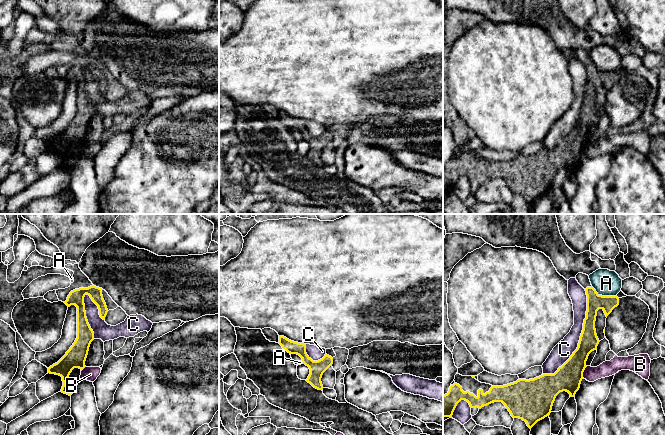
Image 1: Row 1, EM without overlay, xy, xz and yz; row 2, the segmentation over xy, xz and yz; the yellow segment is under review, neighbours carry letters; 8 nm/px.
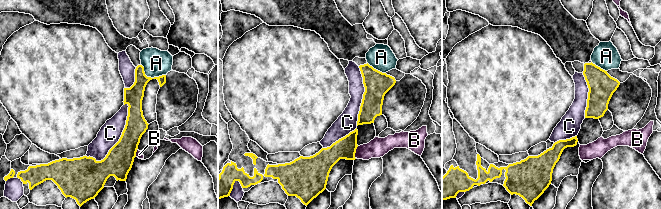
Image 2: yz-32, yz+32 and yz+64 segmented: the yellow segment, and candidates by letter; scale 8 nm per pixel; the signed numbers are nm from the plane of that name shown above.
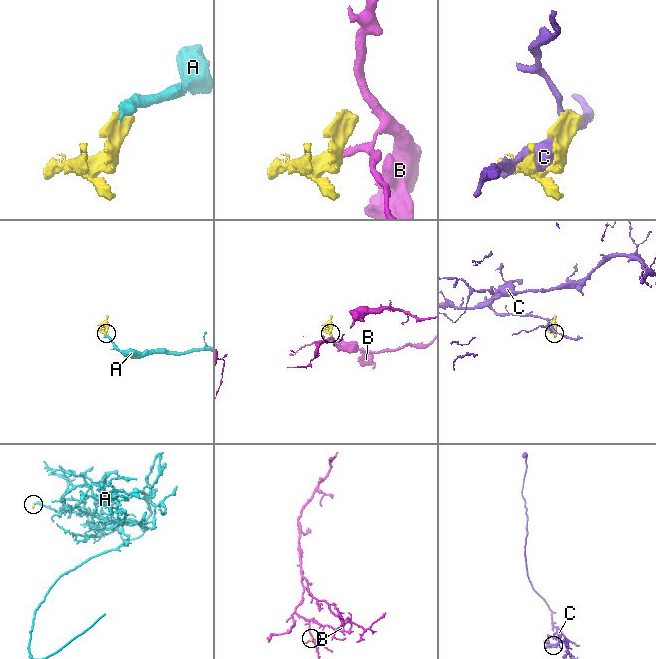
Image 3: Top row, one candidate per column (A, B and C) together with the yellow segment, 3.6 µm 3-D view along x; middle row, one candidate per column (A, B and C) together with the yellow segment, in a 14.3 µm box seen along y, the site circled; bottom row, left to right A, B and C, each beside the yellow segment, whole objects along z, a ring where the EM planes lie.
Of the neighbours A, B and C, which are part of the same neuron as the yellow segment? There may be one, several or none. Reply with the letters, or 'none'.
none

